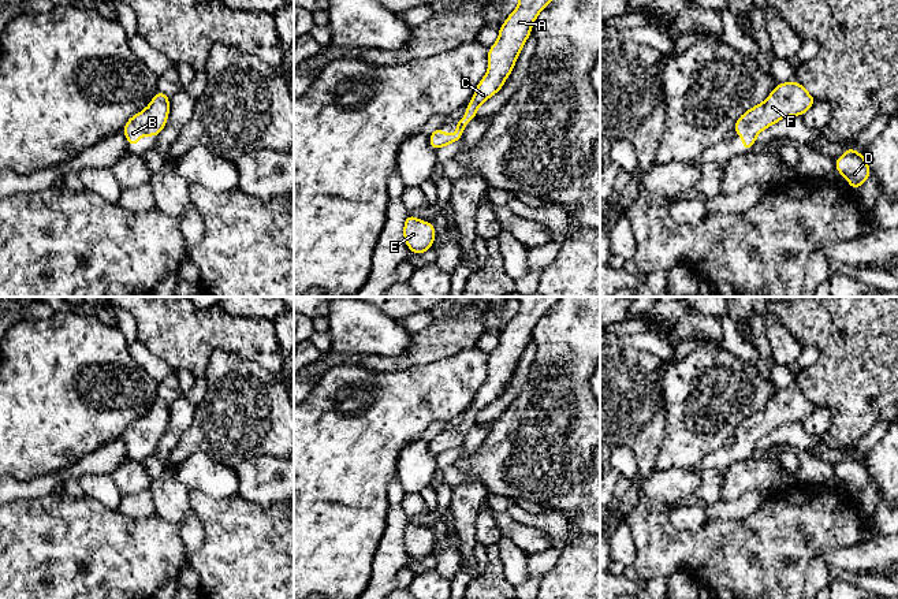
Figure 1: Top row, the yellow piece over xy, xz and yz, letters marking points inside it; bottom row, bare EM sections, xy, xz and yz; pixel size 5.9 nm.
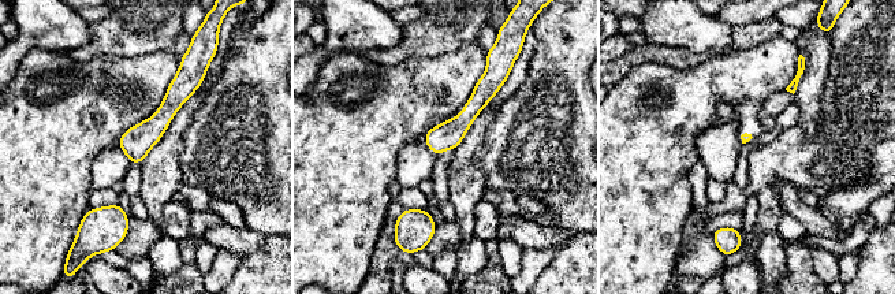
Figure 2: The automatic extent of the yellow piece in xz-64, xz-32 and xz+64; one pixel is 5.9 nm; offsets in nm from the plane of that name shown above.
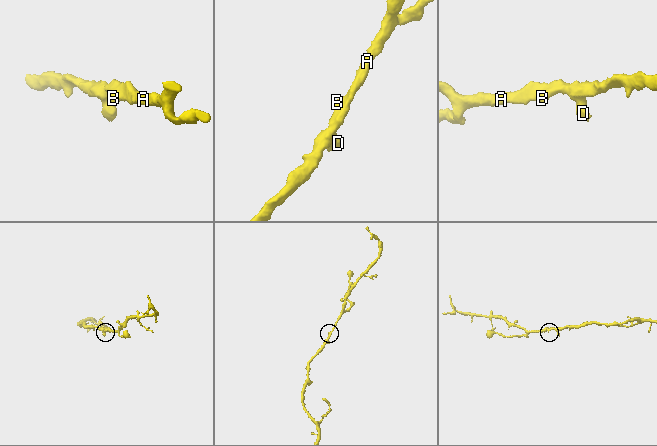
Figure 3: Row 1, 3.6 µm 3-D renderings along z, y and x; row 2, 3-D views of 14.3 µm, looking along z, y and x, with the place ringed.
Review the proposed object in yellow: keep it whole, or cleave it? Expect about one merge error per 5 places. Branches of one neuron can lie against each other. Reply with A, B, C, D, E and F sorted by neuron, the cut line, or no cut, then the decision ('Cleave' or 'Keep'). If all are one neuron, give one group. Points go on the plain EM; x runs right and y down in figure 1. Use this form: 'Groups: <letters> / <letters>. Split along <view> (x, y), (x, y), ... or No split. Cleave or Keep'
Groups: A B C D E F. No split. Keep

